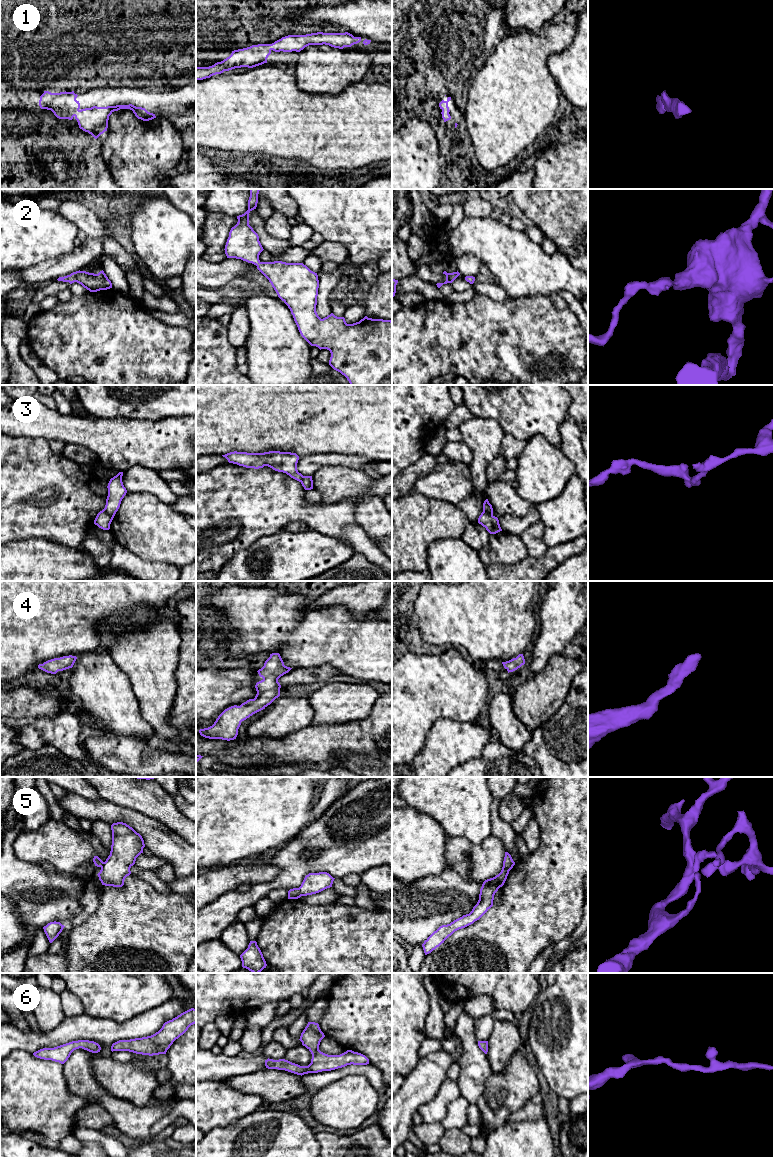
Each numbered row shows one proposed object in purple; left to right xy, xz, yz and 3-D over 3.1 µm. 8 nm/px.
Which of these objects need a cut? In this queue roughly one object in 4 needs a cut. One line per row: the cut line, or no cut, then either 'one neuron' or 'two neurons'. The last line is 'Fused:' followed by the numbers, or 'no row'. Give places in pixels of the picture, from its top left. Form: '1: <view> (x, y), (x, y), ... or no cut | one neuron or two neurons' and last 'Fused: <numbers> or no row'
1: no cut | one neuron
2: no cut | one neuron
3: xy (104, 508), (113, 517) | two neurons
4: no cut | one neuron
5: xz (297, 888), (301, 895) | two neurons
6: no cut | one neuron
Fused: 3, 5

